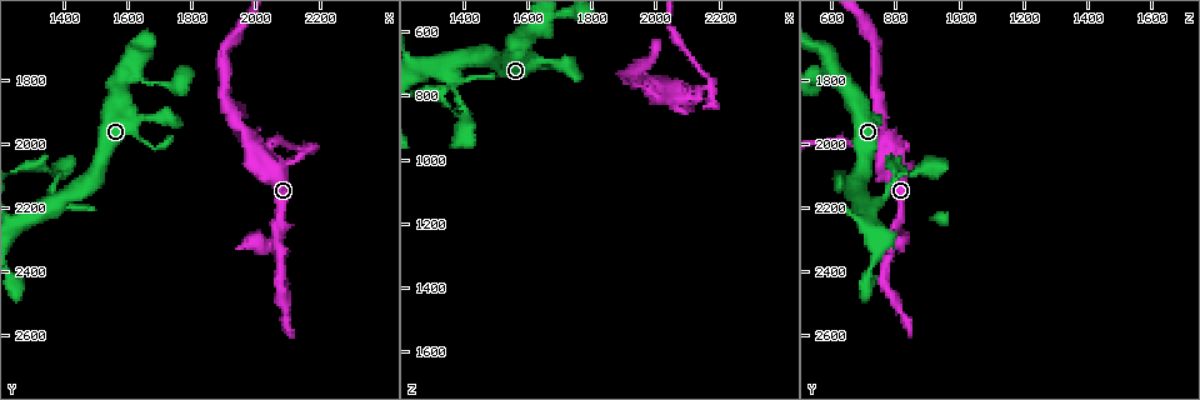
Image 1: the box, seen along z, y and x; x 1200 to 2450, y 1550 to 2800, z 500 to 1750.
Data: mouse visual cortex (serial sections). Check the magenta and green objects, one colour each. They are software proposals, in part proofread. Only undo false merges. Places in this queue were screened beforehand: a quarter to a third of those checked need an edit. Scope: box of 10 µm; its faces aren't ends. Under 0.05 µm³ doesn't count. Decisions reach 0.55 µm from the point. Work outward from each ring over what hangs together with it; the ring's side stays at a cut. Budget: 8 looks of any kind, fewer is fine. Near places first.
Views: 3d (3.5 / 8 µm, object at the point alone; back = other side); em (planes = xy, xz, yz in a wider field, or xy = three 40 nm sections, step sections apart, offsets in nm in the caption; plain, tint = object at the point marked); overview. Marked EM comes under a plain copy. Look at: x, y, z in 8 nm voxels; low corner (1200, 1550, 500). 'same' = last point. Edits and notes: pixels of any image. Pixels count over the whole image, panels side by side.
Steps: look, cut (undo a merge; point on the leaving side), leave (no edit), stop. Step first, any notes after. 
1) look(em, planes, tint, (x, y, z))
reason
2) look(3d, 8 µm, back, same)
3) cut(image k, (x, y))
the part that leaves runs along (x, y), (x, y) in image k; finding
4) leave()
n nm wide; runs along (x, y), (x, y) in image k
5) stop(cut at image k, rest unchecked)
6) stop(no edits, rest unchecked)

look(3d, 3.5 µm, (2070, 2290, 800))
a fork

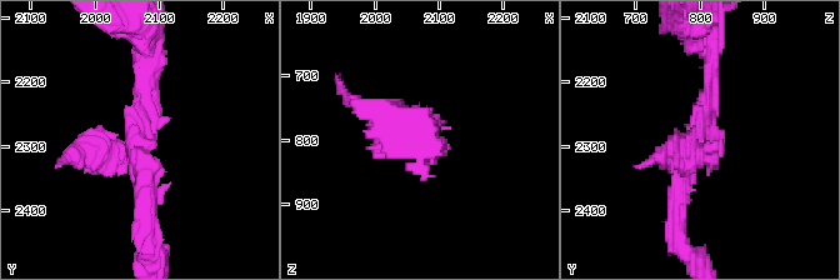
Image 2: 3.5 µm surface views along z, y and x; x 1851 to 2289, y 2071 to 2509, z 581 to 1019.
look(em, xy, step 5, tint, (2070, 2285, 795))

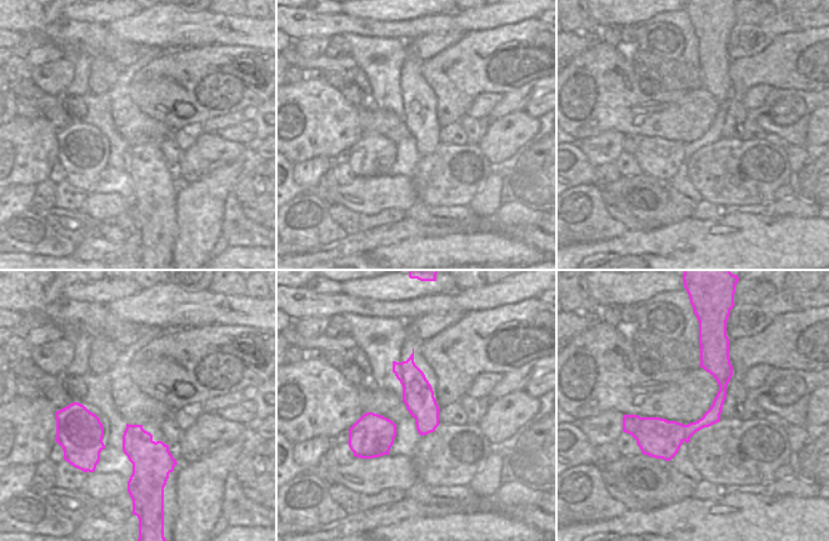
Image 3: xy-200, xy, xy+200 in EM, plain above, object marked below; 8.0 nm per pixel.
cut(image 2, (93, 140))
the part that leaves runs along (701, 144), (638, 168) in image 2; a second cell is stuck on

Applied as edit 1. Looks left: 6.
look(overview)

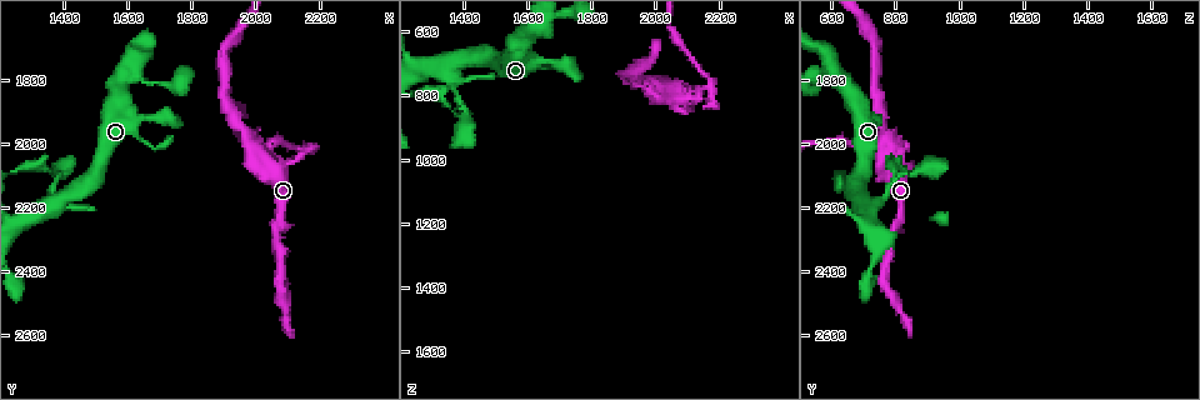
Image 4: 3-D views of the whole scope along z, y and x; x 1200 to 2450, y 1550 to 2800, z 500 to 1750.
look(3d, 3.5 µm, (2170, 2020, 770))
abrupt turn

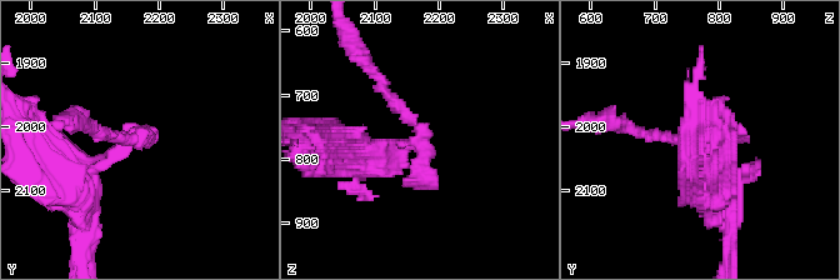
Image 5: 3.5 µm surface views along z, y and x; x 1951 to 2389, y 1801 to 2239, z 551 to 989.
leave()
runs along (714, 190), (724, 159), (701, 136), (634, 129) in image 5; one cell here

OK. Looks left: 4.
look(3d, 3.5 µm, (1390, 2090, 840))
a narrow waist

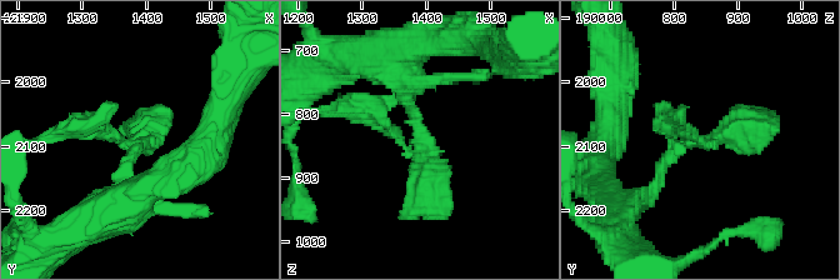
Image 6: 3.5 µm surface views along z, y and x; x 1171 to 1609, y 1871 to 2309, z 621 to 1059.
look(em, xy, step 2, tint, (1390, 2090, 835))

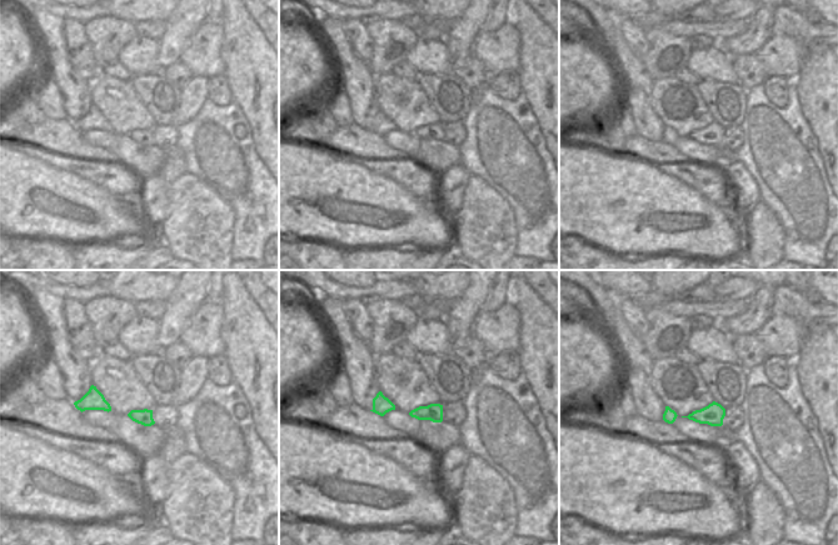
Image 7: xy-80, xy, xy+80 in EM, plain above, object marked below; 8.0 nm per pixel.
look(em, xy, step 3, tint, same)
cut it another way

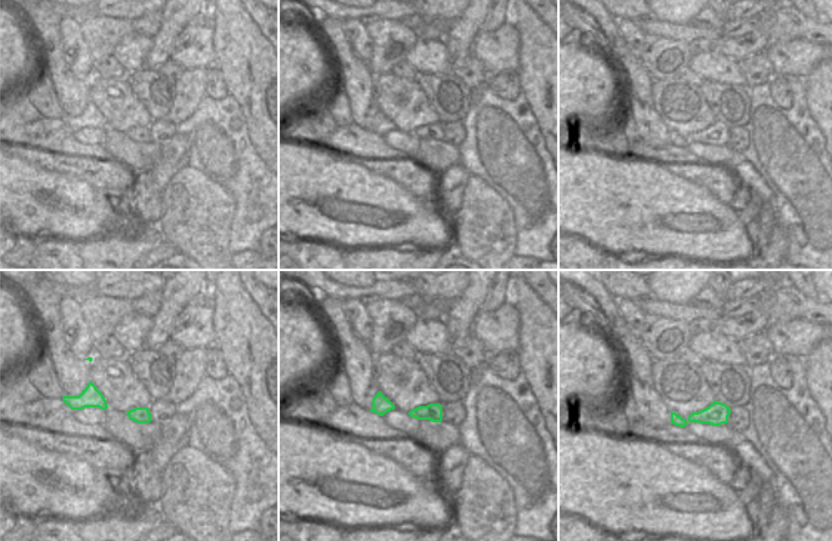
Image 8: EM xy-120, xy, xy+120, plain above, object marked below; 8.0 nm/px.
cut(image 6, (383, 116))
arms of 150, 250, 450 nm; the part that leaves runs along (396, 138), (369, 106), (315, 113) in image 6; a second cell is stuck on

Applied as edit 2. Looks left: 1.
stop(cut at image 2, cut at image 6, rest unchecked)

